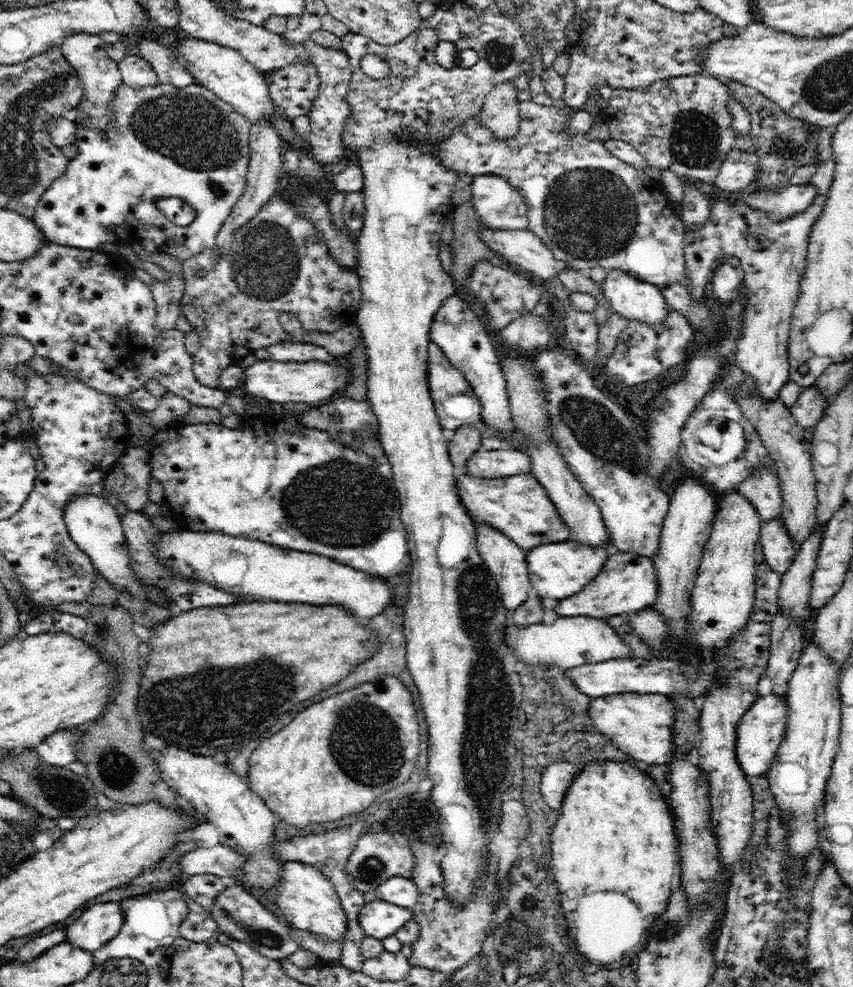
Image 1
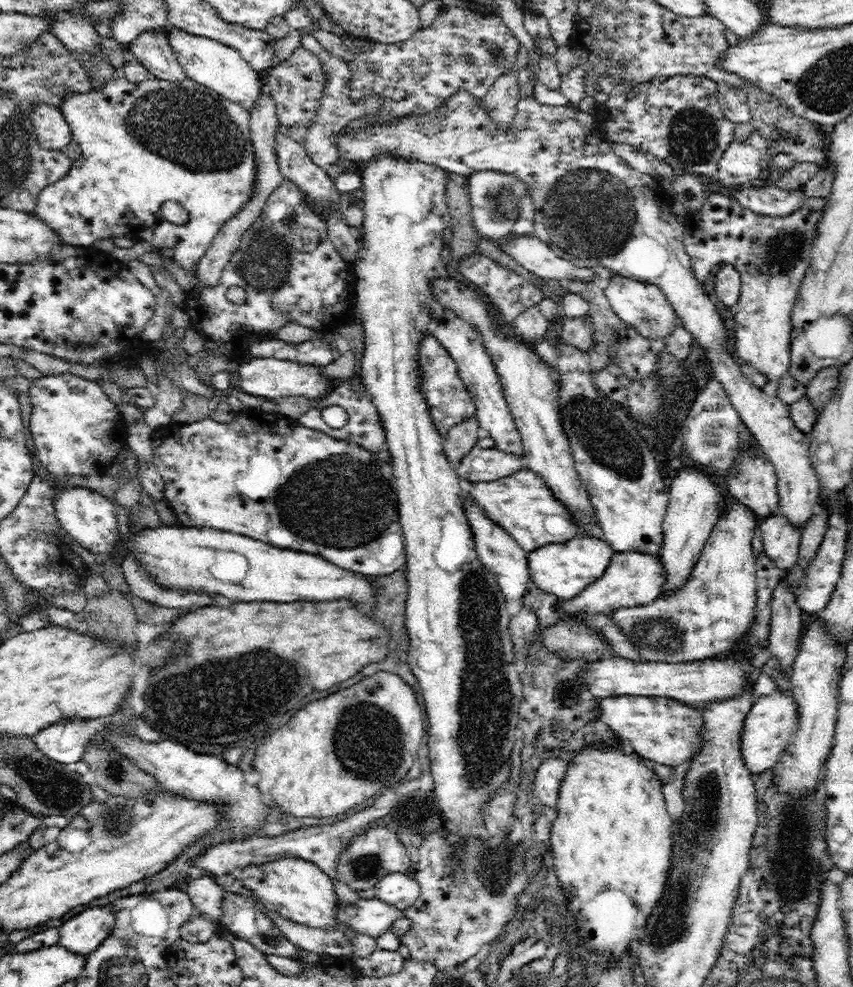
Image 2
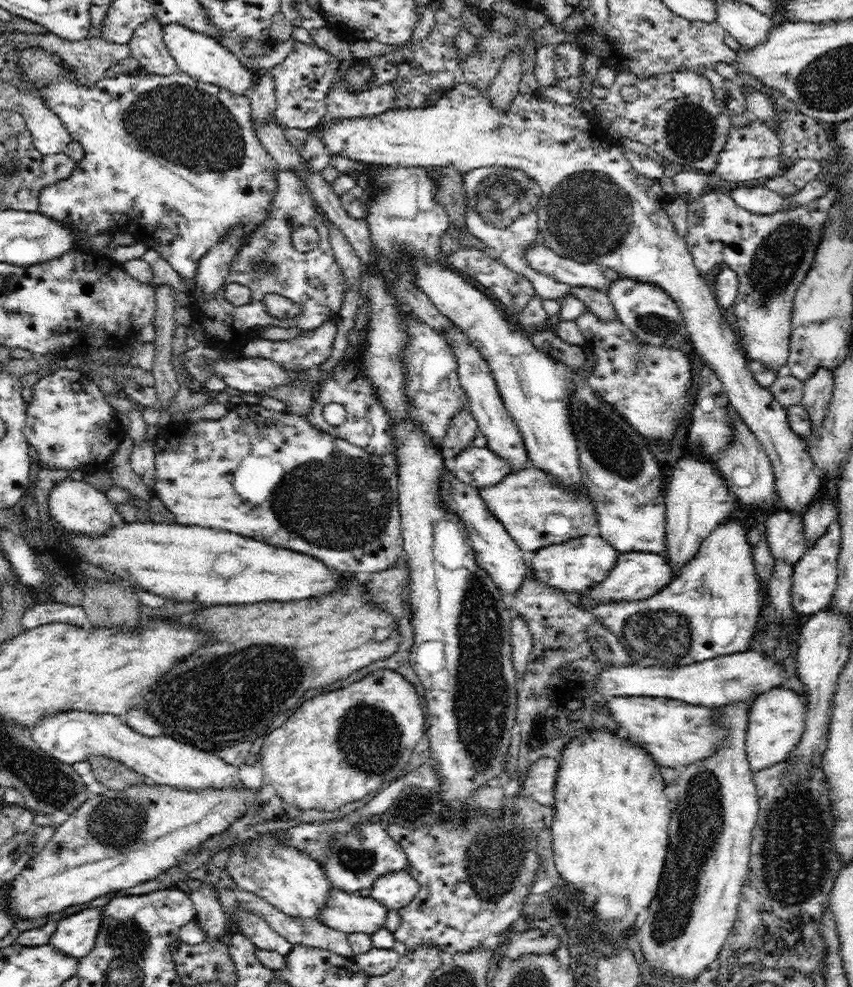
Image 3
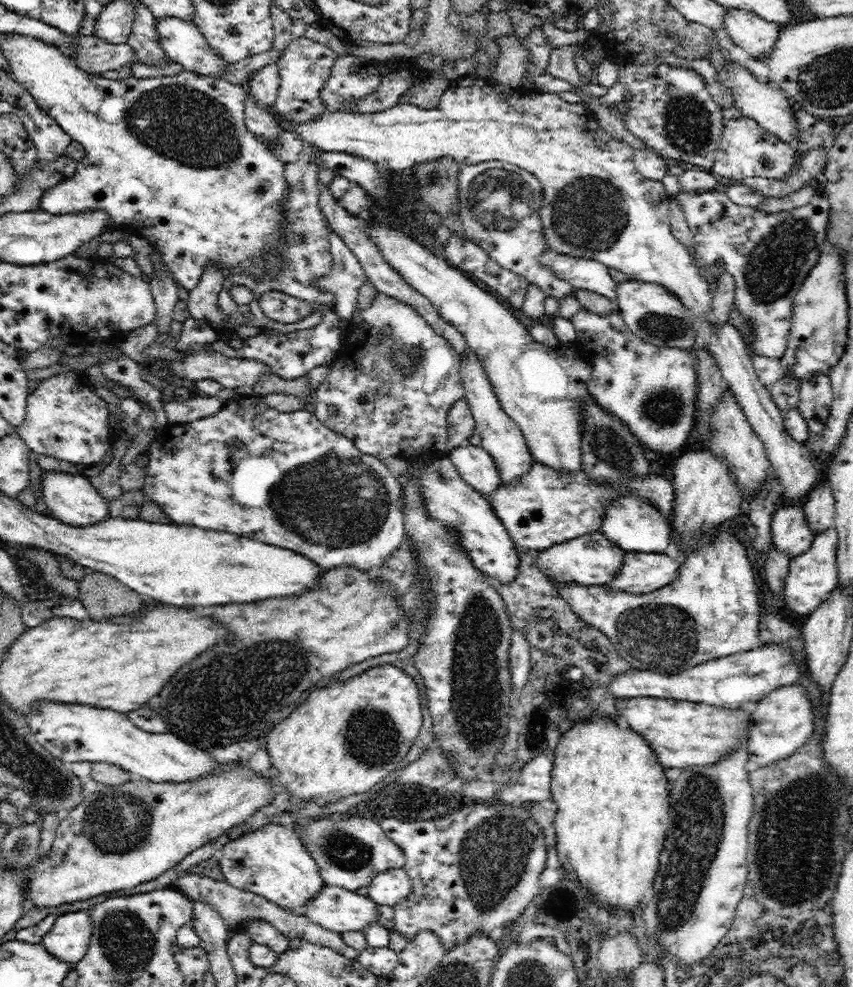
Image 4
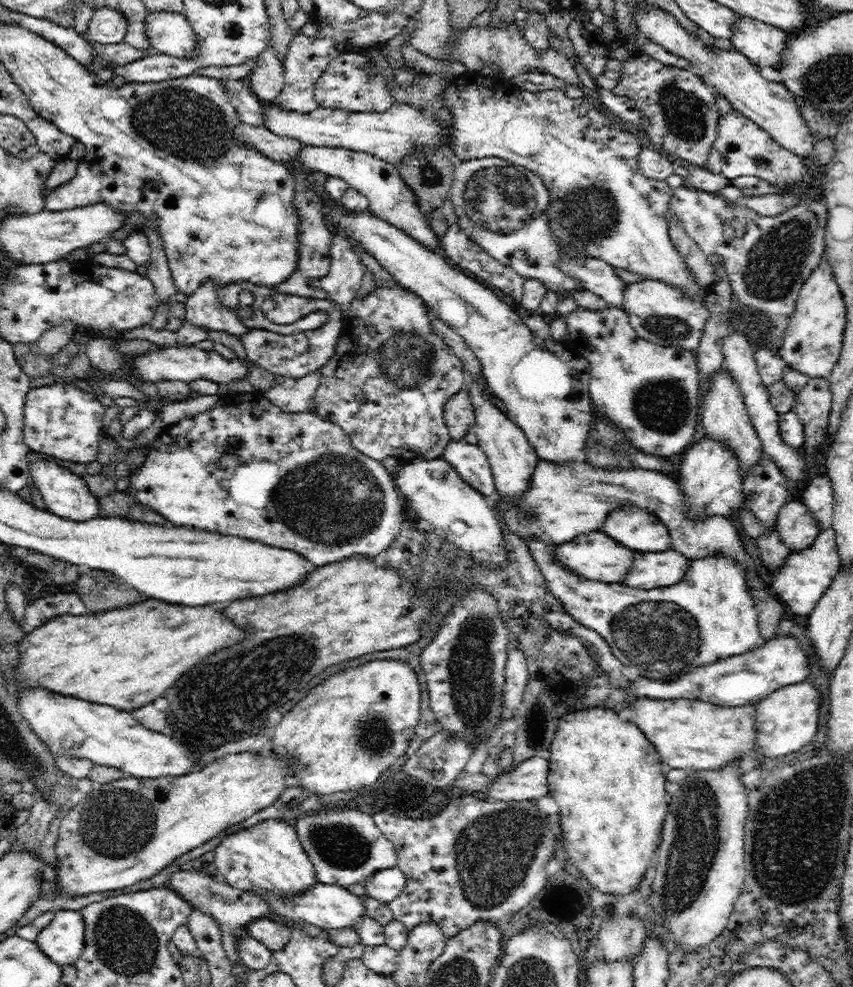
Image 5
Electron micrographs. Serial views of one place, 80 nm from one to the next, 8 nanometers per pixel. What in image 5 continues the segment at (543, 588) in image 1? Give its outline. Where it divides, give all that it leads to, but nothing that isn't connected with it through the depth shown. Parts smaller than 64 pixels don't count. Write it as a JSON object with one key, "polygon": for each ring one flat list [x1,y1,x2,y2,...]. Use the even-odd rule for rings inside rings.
{"polygon":[[600,530,586,532,568,543,558,545,554,558,560,566,571,570,574,574,579,574,582,578,598,582,621,583,632,566,634,553]]}

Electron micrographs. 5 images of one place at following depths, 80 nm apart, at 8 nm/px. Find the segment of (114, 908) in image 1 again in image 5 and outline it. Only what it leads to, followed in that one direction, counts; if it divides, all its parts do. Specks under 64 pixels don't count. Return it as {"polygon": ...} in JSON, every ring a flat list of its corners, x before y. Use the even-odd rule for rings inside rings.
{"polygon":[[79,911,54,912,52,922,38,934,36,943,52,962,74,964,83,950,84,921]]}

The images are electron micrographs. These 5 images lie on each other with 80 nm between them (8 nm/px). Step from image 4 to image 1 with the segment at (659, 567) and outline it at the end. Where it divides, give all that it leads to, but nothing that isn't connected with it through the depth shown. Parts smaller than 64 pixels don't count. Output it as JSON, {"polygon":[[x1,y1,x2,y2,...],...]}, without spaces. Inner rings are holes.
{"polygon":[[612,550,604,568,575,595,553,602,560,617,591,616,604,619,651,606,657,595,657,574,652,557]]}

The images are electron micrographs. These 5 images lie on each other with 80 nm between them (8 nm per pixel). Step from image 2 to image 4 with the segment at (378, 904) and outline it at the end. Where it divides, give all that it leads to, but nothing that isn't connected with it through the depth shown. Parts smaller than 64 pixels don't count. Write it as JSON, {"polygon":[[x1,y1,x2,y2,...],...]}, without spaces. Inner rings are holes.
{"polygon":[[328,885,316,899,310,900,297,914,304,914,326,930,356,932,378,921,378,905,367,896]]}

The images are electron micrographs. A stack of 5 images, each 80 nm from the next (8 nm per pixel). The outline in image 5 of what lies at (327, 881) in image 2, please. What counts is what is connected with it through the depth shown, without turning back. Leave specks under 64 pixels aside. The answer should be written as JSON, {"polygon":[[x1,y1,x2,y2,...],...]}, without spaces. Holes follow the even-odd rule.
{"polygon":[[271,819,248,829,236,830,222,838,210,858,216,864,217,875,242,891,260,891,282,899,292,899,319,883,312,861,298,840,295,826,286,821]]}

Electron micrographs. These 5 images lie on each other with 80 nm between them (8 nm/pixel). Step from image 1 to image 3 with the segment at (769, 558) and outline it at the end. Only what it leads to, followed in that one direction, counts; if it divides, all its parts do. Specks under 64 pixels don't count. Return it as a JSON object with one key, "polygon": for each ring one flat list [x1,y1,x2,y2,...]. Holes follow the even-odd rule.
{"polygon":[[771,512,765,520,765,535,775,560,796,564,808,550,802,516,793,512]]}

